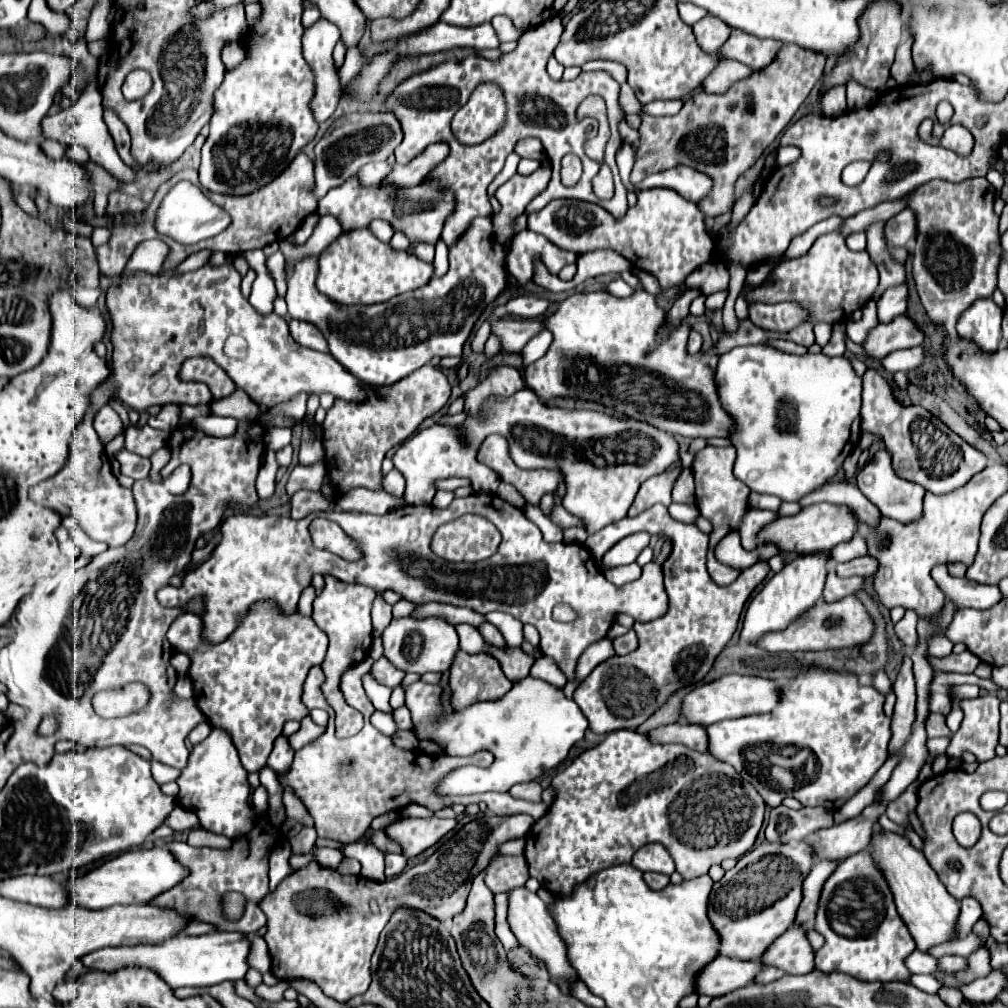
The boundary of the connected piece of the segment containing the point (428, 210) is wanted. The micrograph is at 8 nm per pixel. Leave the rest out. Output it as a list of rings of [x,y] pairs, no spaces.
[[[350,177],[350,181],[344,185],[326,193],[326,197],[318,203],[318,213],[320,216],[334,215],[340,219],[346,231],[366,227],[372,219],[386,219],[392,223],[394,231],[404,231],[412,243],[426,241],[434,245],[442,233],[446,213],[450,213],[450,197],[446,197],[446,193],[440,191],[440,185],[434,185],[434,181],[420,183],[414,189],[382,189],[380,185],[362,189],[358,181]]]

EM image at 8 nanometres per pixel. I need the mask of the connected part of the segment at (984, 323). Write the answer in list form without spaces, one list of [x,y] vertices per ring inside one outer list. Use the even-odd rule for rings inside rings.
[[[992,299],[976,301],[958,321],[958,337],[972,341],[982,353],[996,353],[1002,337],[1002,309]]]

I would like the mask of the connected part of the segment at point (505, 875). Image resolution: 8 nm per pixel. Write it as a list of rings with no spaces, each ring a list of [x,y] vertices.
[[[496,855],[490,859],[486,867],[486,877],[484,883],[494,891],[510,891],[522,887],[530,877],[528,865],[524,857],[502,857]]]

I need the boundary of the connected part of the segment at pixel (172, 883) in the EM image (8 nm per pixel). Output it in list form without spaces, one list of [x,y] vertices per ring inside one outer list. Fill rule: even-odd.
[[[152,847],[152,849],[136,849],[120,853],[90,873],[70,879],[70,899],[76,905],[88,905],[88,909],[106,909],[112,905],[132,905],[132,903],[150,903],[160,893],[176,887],[188,877],[188,869],[176,861],[170,849]]]

